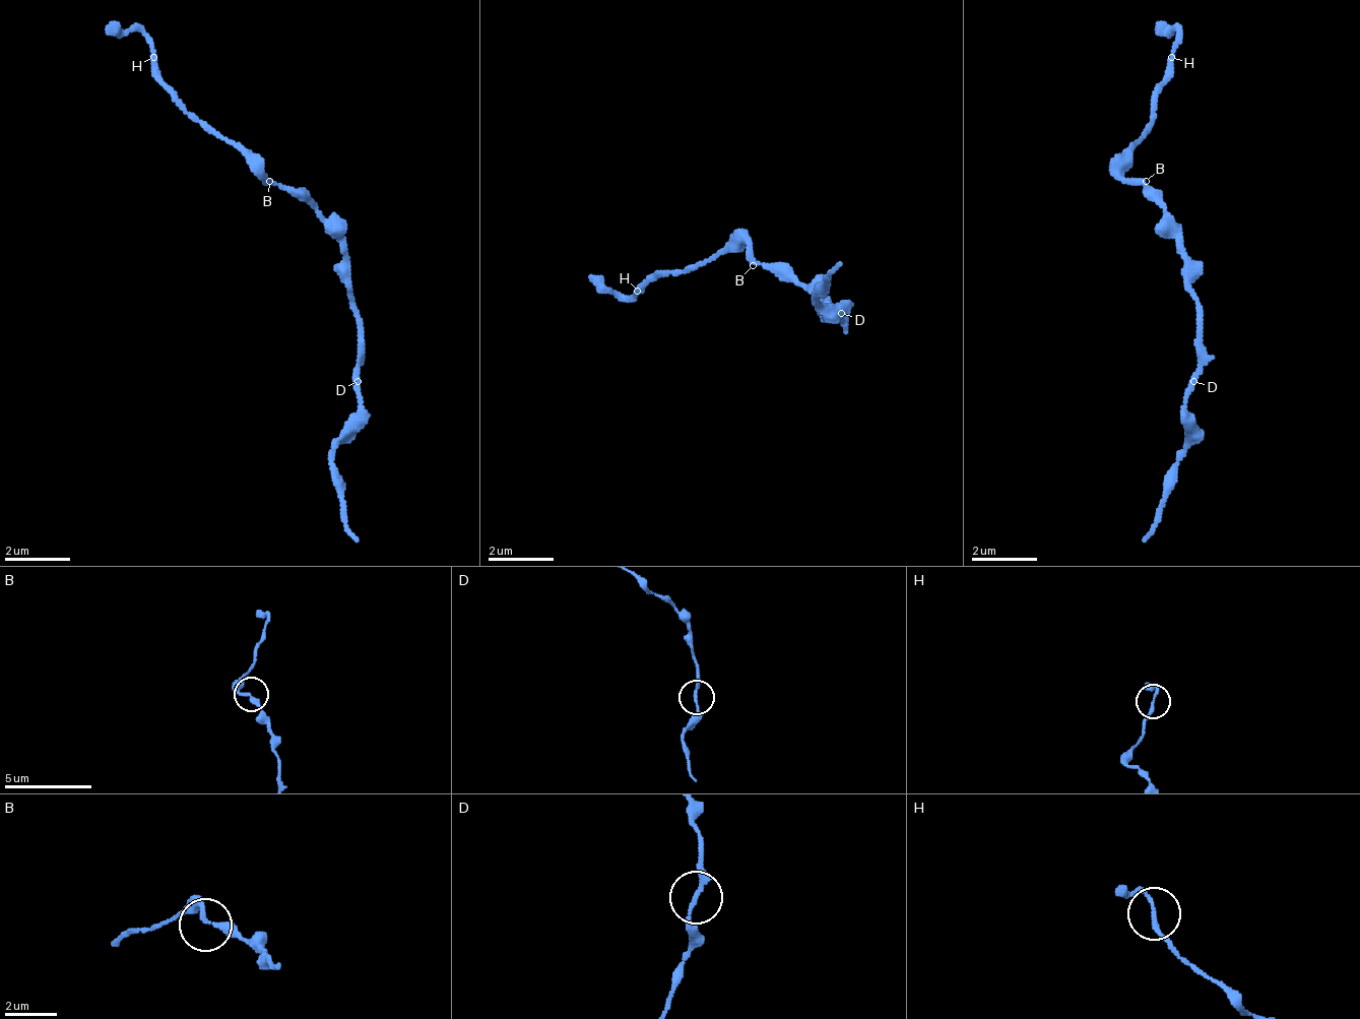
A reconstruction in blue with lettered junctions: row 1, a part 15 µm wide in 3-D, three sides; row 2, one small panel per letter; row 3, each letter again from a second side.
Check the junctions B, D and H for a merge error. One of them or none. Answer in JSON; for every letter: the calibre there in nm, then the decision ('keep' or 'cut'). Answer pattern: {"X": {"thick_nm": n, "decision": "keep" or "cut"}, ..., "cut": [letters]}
{"B": {"thick_nm": 200, "decision": "keep"}, "D": {"thick_nm": 170, "decision": "keep"}, "H": {"thick_nm": 160, "decision": "keep"}, "cut": []}

